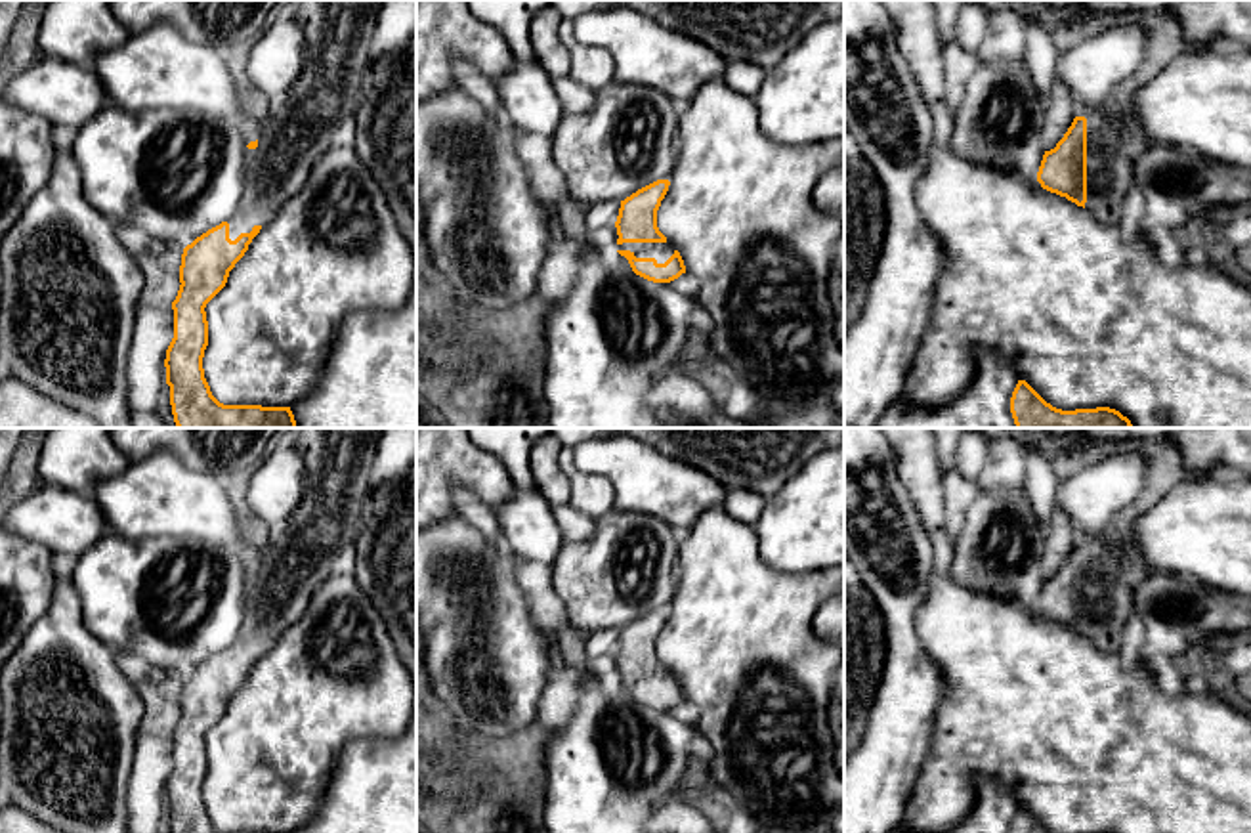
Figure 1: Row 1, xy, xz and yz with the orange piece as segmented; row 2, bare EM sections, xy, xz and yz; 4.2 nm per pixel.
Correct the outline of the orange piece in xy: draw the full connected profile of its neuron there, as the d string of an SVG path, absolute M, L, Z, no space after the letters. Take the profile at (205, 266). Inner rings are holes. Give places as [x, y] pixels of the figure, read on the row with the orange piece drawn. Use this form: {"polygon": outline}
{"polygon": "M296 0L292 15L304 31L304 65L294 84L265 109L258 139L246 145L244 187L227 222L208 229L183 248L180 290L172 302L174 338L166 350L166 384L178 428L296 428L290 407L223 405L204 378L208 346L206 304L225 287L229 271L277 210L306 183L317 159L346 132L353 105L365 88L369 48L382 0Z"}

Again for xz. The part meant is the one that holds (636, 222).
{"polygon": "M657 180L621 201L615 222L615 250L636 275L653 283L670 283L686 273L680 252L657 227L657 210L668 185L668 180Z"}

